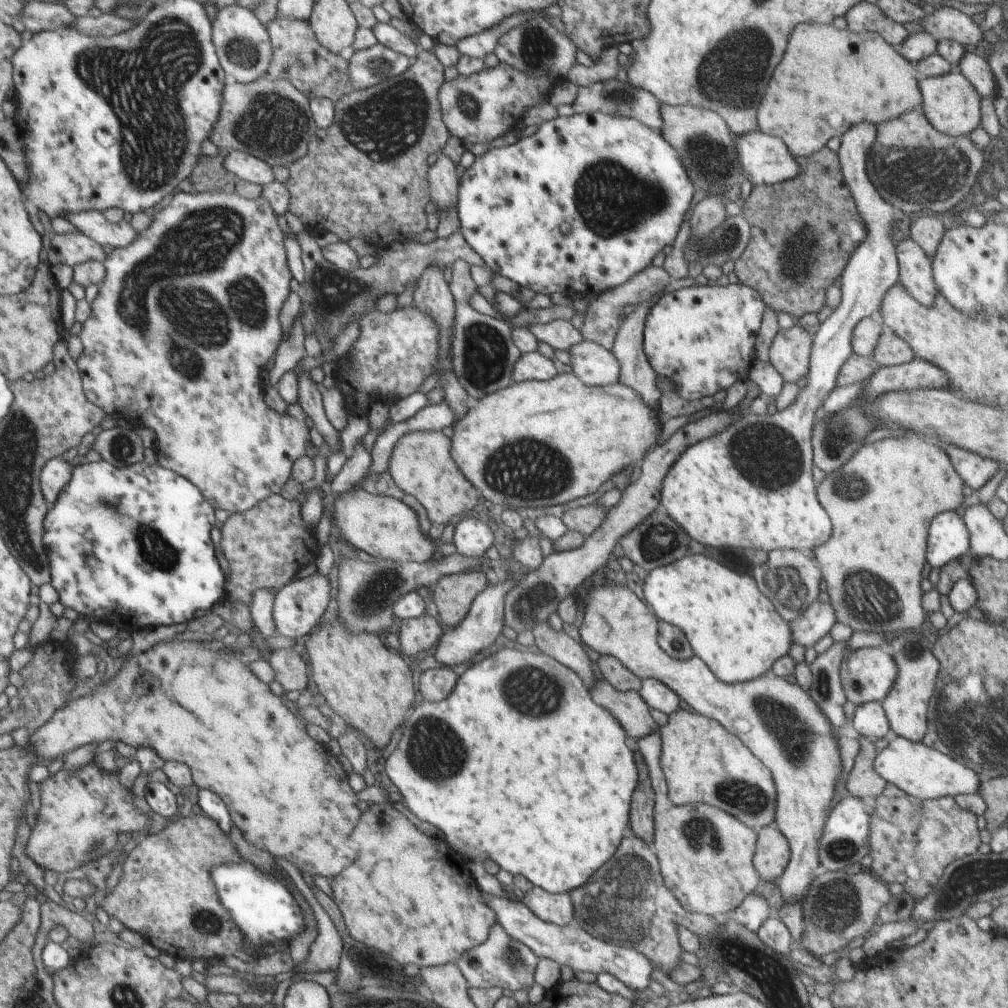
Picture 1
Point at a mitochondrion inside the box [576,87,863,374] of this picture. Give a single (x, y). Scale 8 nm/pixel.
(800, 251)

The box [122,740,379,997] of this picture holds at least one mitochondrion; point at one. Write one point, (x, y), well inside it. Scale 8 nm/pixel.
(206, 921)

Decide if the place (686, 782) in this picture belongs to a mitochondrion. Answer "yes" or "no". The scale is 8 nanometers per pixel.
no

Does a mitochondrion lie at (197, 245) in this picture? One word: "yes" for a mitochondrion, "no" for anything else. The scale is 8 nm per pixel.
yes

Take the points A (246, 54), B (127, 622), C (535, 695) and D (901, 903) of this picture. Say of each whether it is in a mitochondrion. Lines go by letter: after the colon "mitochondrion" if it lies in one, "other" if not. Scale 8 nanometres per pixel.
A: mitochondrion
B: other
C: mitochondrion
D: other

